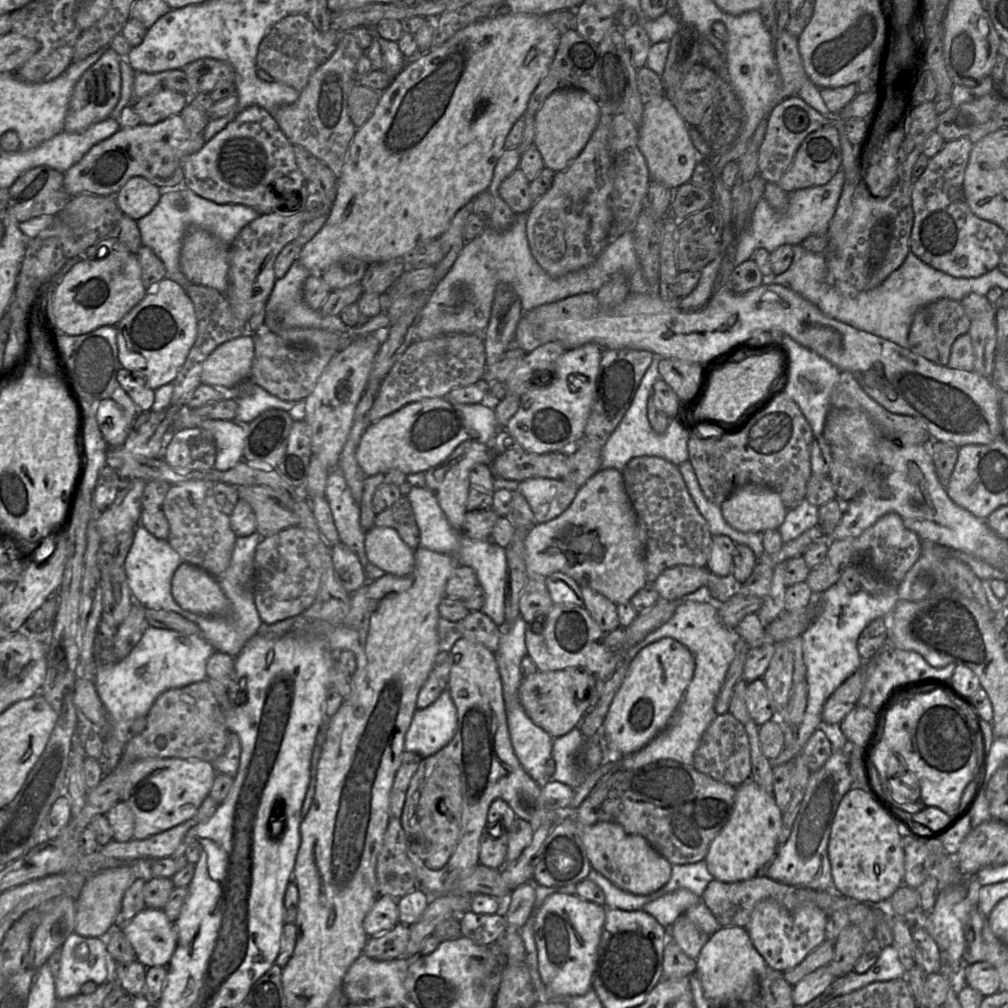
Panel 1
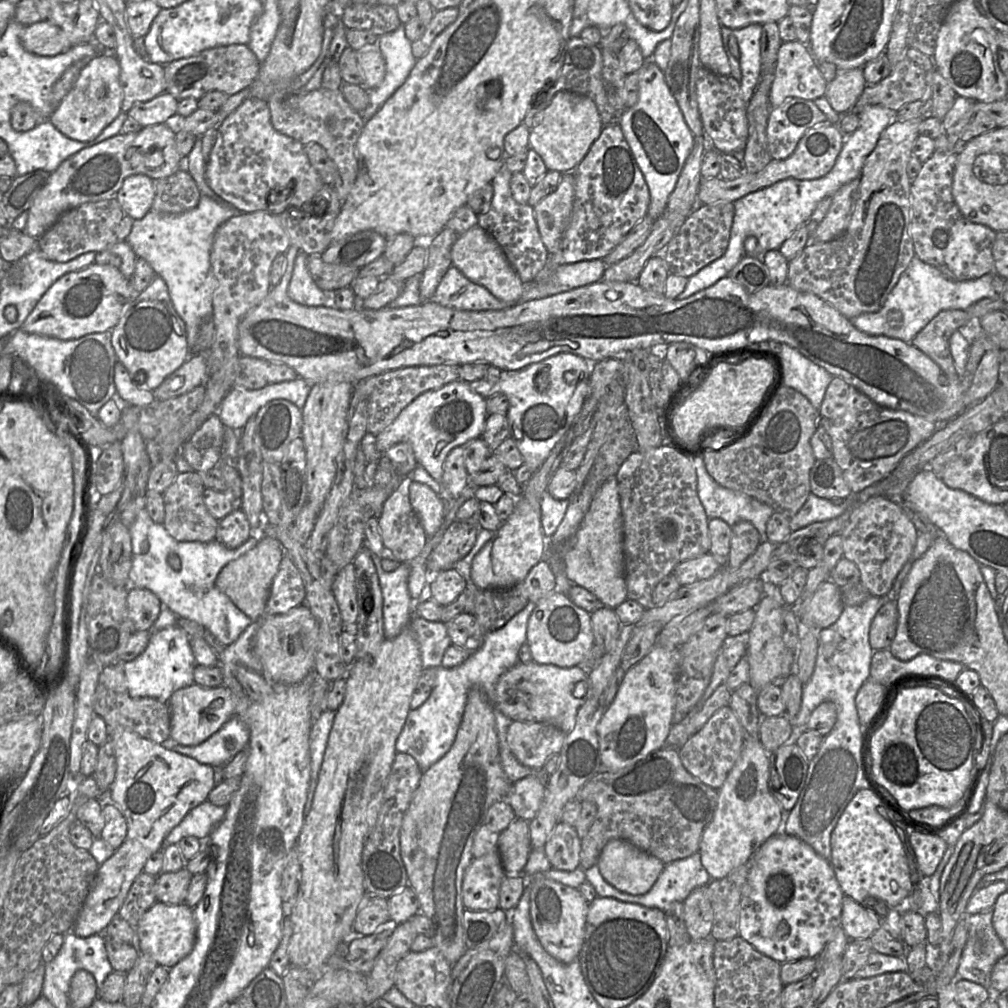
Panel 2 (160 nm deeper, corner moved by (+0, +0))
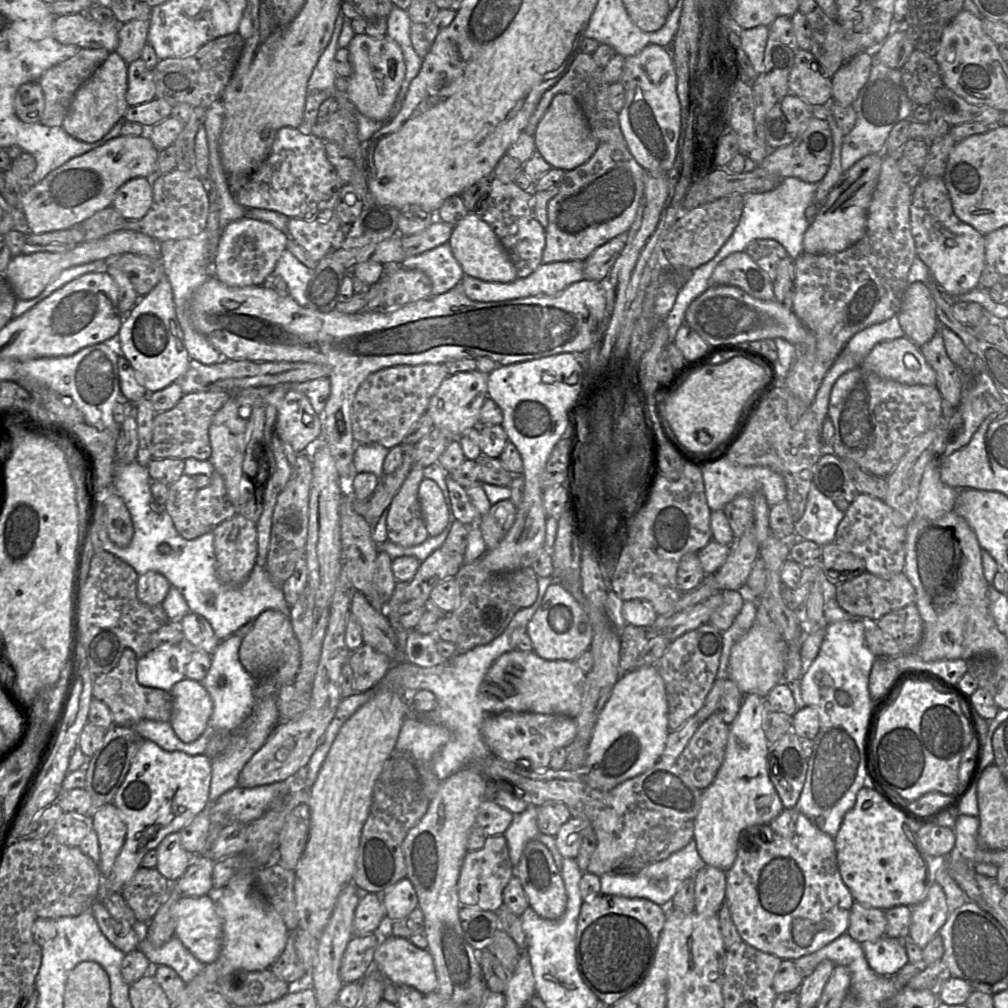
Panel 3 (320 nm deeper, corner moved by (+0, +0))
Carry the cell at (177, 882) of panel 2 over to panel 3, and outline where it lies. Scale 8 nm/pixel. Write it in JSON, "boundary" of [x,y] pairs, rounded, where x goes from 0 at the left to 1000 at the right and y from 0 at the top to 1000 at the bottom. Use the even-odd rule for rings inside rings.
{"boundary":[[[206,847],[190,848],[183,867],[171,878],[179,888],[199,890],[211,882],[210,870],[213,853]]]}

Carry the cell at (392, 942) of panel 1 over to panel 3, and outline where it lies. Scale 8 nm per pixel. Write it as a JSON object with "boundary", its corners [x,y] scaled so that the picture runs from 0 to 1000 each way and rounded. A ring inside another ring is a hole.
{"boundary":[[[373,926],[350,929],[337,958],[336,968],[341,976],[357,974],[370,959],[371,944],[376,937]]]}

